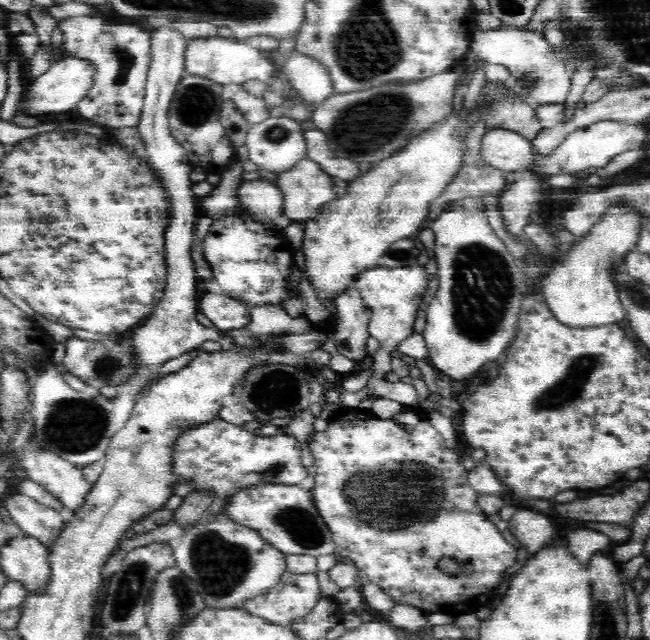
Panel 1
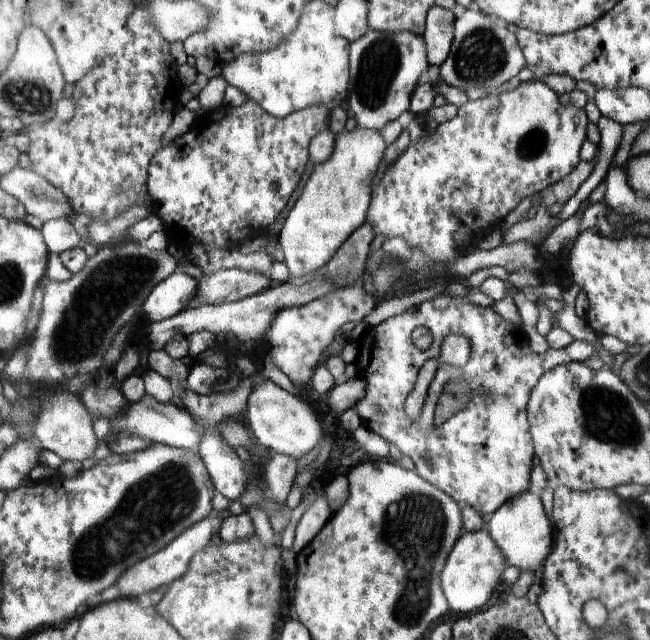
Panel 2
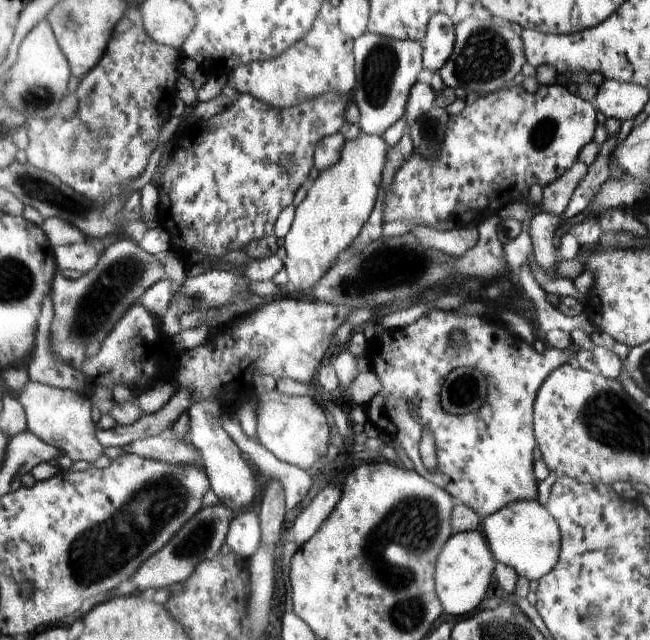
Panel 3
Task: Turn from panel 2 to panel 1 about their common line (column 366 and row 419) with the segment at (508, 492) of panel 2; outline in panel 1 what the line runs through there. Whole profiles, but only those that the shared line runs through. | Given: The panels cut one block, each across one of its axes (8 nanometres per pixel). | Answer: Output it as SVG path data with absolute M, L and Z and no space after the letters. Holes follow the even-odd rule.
M408 405L394 418L378 418L372 414L372 411L366 411L364 408L342 408L329 421L328 429L324 432L315 432L307 445L314 458L311 472L315 478L315 483L311 491L314 494L315 507L319 511L319 516L324 519L324 523L332 532L336 546L340 548L338 554L350 558L355 566L365 573L366 581L384 589L384 593L388 593L388 596L392 597L394 604L409 604L426 610L428 614L448 614L448 616L456 619L463 614L475 613L482 604L486 604L494 597L492 590L498 584L501 584L502 572L516 562L516 550L514 550L514 545L508 543L502 537L502 532L496 528L496 525L490 522L488 514L478 506L478 493L469 485L469 470L465 470L462 466L460 454L455 449L446 447L444 439L436 431L436 428L430 424L426 413L422 409L418 410L416 407ZM444 557L460 561L464 565L464 570L460 574L440 572L436 564Z

